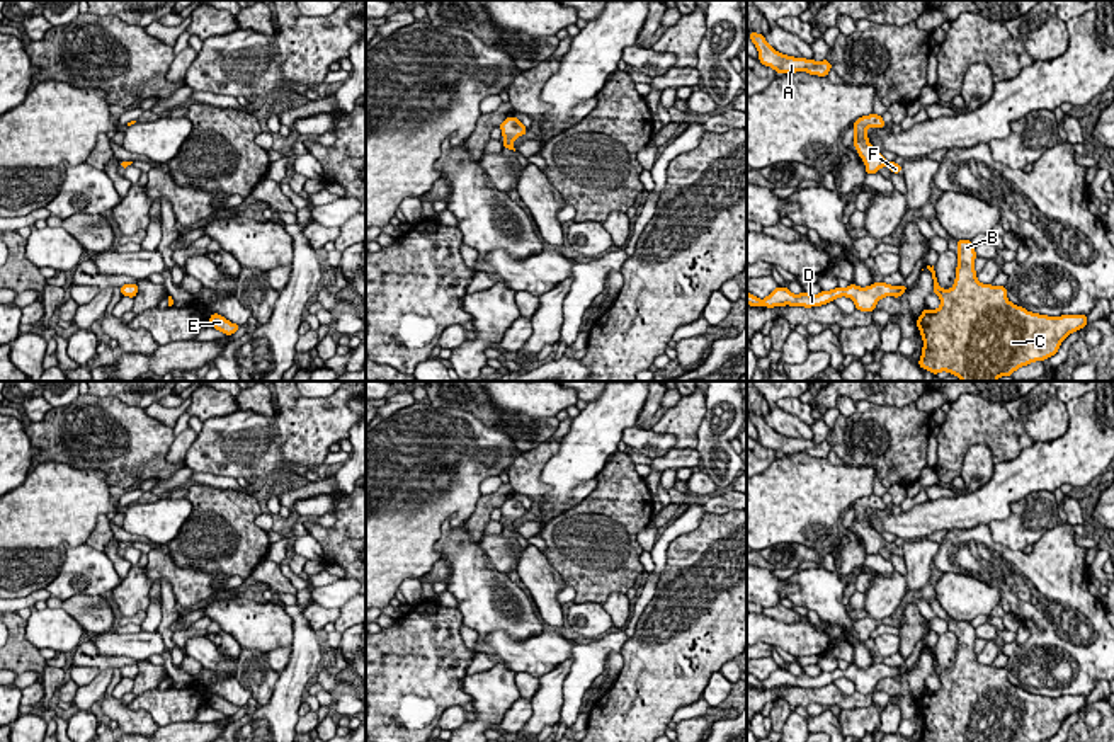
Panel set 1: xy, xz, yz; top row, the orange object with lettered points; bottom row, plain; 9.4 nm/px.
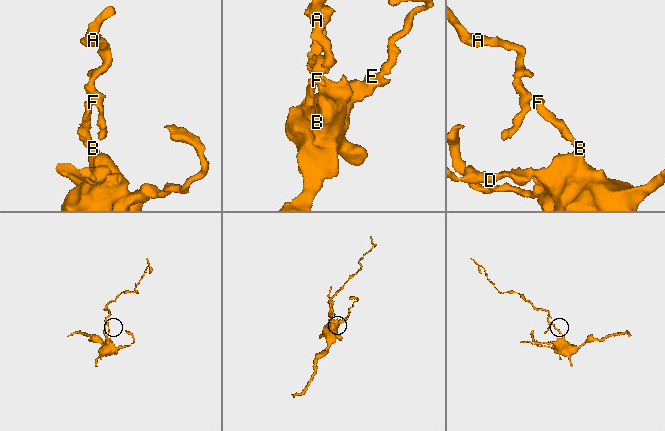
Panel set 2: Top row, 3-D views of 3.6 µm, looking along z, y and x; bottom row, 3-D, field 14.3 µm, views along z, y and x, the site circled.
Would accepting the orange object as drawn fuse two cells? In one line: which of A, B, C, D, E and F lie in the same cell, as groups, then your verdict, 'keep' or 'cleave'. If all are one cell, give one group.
A B C D E F; keep

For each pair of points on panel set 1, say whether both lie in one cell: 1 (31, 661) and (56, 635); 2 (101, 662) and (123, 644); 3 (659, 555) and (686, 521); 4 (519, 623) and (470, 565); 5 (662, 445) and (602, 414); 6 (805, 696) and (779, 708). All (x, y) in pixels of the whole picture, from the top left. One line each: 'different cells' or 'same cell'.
1: different cells
2: different cells
3: same cell
4: same cell
5: different cells
6: different cells

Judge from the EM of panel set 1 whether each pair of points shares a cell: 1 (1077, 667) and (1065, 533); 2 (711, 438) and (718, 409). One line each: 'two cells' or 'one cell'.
1: one cell
2: one cell

